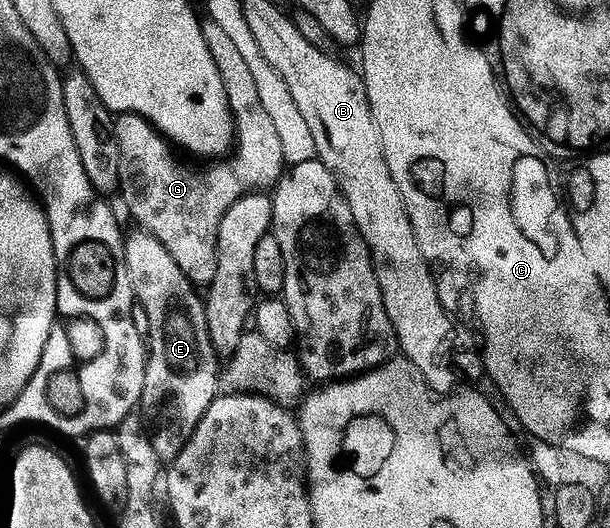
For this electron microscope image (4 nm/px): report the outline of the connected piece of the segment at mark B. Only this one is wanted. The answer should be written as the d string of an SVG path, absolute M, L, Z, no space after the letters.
M297 28L276 29L274 69L278 77L286 81L286 89L290 89L298 110L302 112L302 117L306 120L311 135L314 136L317 156L320 162L326 165L326 169L332 171L344 195L346 205L350 205L350 213L354 217L364 243L368 246L368 252L372 254L372 264L376 267L378 285L382 289L390 325L396 334L399 354L416 366L418 373L422 373L422 377L436 394L449 394L457 387L475 384L472 382L484 375L481 352L479 350L452 351L451 345L448 344L456 331L455 325L452 324L453 316L438 297L436 281L432 277L432 270L422 261L416 234L404 208L404 199L400 195L398 185L394 185L394 177L390 177L390 169L382 153L382 141L378 137L378 129L370 113L364 80L353 68L352 72L346 64L339 63L334 58L336 57L327 51L314 49L314 45L310 45L310 41L306 41L306 37L302 37L302 33L298 33Z

